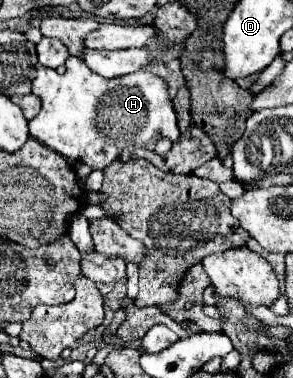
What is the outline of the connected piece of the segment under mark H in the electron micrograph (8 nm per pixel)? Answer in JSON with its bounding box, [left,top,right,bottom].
[29,56,181,170]

